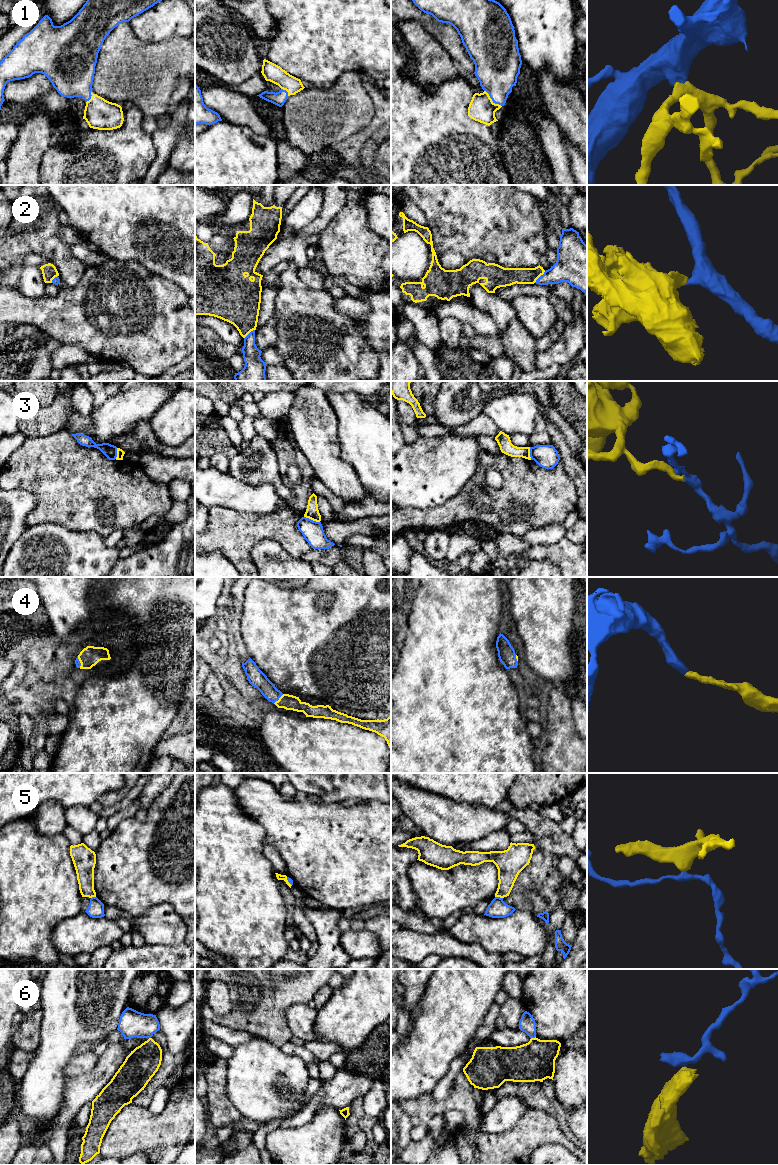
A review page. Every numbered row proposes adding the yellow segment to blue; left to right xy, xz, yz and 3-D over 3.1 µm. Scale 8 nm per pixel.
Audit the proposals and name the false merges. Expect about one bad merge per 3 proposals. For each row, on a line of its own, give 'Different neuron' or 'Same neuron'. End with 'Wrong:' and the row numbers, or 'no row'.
1: Same neuron
2: Different neuron
3: Different neuron
4: Same neuron
5: Different neuron
6: Different neuron
Wrong: 2, 3, 5, 6

